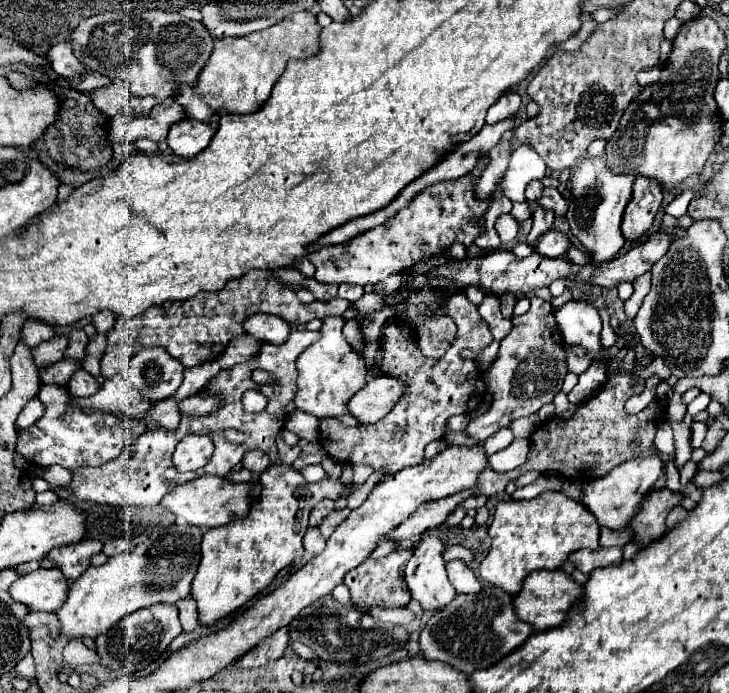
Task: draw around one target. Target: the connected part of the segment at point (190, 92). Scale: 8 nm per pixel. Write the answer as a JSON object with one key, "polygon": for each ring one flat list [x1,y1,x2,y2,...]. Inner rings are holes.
{"polygon":[[295,12,267,30,253,32,243,38,215,40,213,54,199,76,199,84,195,88,183,86,175,100,185,108,189,118,197,118,201,122,209,122,217,112,257,112,269,98,277,78,283,74,287,60,309,58,319,52,319,34,321,26,317,24,315,14]]}

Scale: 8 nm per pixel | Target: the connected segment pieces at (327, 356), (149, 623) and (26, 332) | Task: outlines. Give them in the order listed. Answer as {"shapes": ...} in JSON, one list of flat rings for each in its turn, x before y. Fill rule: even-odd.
{"shapes":[[[341,316,325,318,319,330,321,338,309,348,305,348,297,358,297,372,299,372,297,394,295,394,297,410,309,412,317,418,347,414,349,398,367,384,367,368,363,356,361,352,353,350,351,344,343,338,343,326,345,318]],[[157,604,143,610,135,610,133,614,125,614,113,630,101,634,95,638,95,652,99,656,101,666,111,670,123,670,125,674,133,674,139,670,145,670,151,662,155,662,181,634,181,622,179,622,179,610,175,604]],[[27,320,27,322,23,324,23,328,21,328,19,342,25,342,29,348,35,348,35,346,39,346,41,342,51,340,53,336,55,336,53,326,41,324,41,322,33,322,33,320]]]}

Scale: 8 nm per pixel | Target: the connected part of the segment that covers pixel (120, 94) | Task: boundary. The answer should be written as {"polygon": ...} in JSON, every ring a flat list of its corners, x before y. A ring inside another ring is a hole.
{"polygon":[[113,82,105,88,97,88,91,92,93,104,105,112,107,116,117,116,123,112,133,112,135,100,145,100,145,98,135,98,123,82]]}

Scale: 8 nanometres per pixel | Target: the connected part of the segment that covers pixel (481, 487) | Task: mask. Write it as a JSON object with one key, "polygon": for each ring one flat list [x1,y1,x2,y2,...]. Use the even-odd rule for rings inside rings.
{"polygon":[[617,374,605,382,605,386,585,402,581,402,571,418,551,418,545,420,533,434,531,434,531,446,527,454,527,462,511,472,497,474,491,468,485,468,481,472,481,478,477,480,479,484,475,490,479,494,483,492,485,496,493,496,505,490,509,480,517,480,521,474,527,470,537,470,537,472,559,472,565,478,575,478,575,480,593,480,603,474,607,474,611,468,619,466,623,458,631,456,649,456,657,454,665,464,671,460,669,456,663,456,657,452,653,444,653,436,657,432,657,422,661,420,661,414,665,412,667,404,663,400,653,400,643,412,629,416,623,406,627,398,641,394,643,392,643,382,637,382,631,378,631,374]]}

